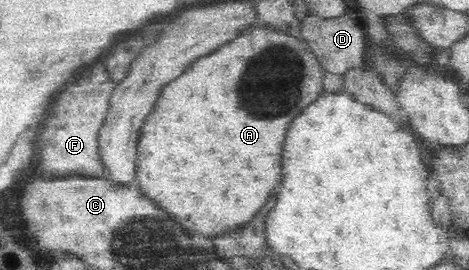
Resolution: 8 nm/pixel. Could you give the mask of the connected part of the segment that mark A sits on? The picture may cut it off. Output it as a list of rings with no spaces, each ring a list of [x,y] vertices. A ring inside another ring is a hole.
[[[258,22],[257,24],[251,24],[249,28],[245,28],[241,36],[237,36],[235,40],[227,41],[227,44],[223,44],[215,52],[211,52],[207,56],[201,56],[195,62],[191,62],[187,66],[187,70],[179,78],[171,80],[161,90],[161,96],[157,98],[155,110],[151,112],[151,116],[145,120],[145,124],[141,128],[139,152],[137,152],[137,162],[135,162],[135,180],[139,182],[141,194],[145,198],[149,198],[151,202],[155,202],[157,208],[165,210],[171,216],[173,222],[181,224],[189,236],[207,236],[207,238],[215,239],[216,241],[224,239],[225,236],[223,234],[228,234],[230,230],[239,226],[239,224],[249,222],[265,206],[265,202],[269,198],[269,192],[277,186],[277,182],[279,182],[279,152],[283,148],[283,134],[287,130],[287,124],[290,125],[293,122],[293,118],[301,110],[307,108],[309,104],[313,104],[315,97],[319,96],[319,93],[324,90],[322,84],[324,79],[323,72],[324,68],[305,40],[277,32],[270,26],[261,25]]]

